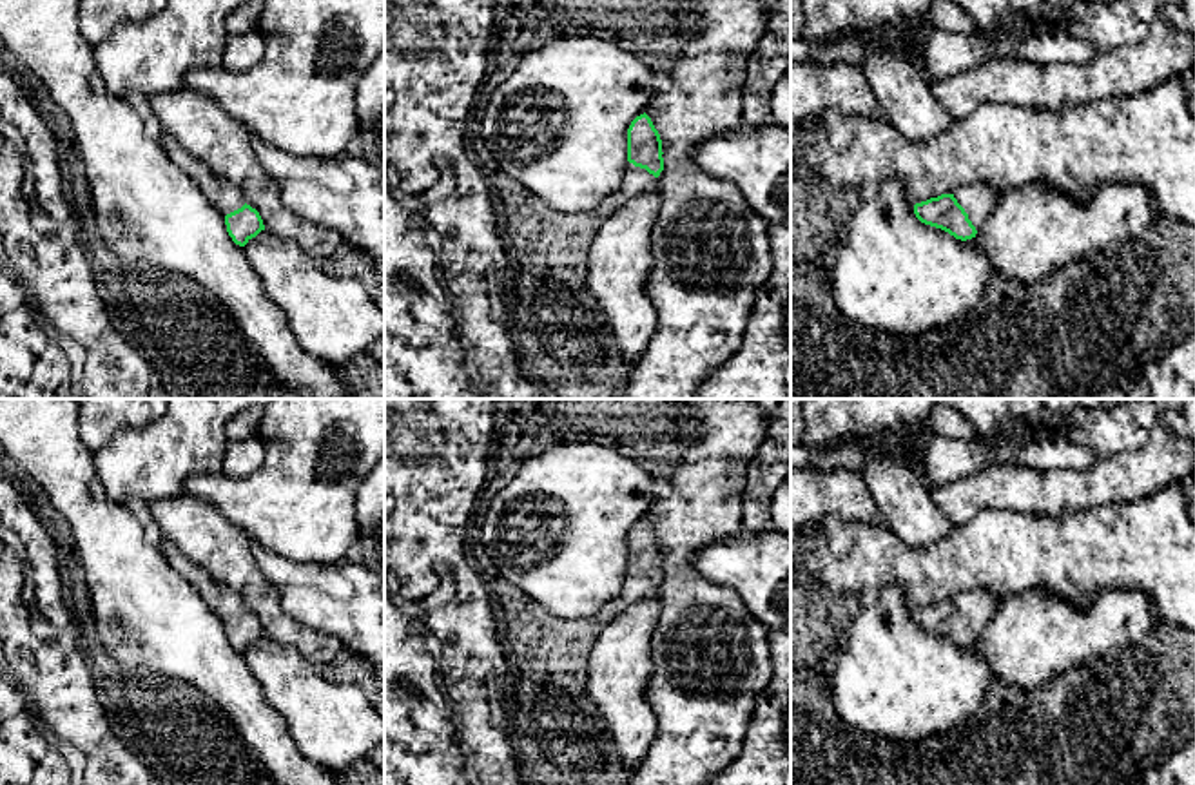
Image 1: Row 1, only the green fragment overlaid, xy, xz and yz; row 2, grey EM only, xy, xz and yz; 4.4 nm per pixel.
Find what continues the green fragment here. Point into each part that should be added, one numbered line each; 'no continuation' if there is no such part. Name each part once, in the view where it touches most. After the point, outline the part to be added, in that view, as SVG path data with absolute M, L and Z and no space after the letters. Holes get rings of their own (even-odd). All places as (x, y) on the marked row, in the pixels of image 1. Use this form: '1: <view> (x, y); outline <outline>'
1: yz (978, 200); outline M965 183L956 187L952 194L968 214L968 219L972 221L976 230L979 230L992 210L997 207L1003 190L985 183Z

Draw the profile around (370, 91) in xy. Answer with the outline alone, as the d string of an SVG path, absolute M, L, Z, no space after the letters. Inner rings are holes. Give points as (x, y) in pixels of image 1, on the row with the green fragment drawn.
M384 49L361 76L355 92L355 107L361 125L359 154L366 161L384 167L384 156L374 140L375 127L384 127Z

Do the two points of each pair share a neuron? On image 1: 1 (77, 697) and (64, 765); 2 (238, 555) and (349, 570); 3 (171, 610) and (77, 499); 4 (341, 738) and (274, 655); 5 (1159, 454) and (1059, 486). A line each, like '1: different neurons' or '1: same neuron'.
1: same neuron
2: different neurons
3: same neuron
4: same neuron
5: same neuron

